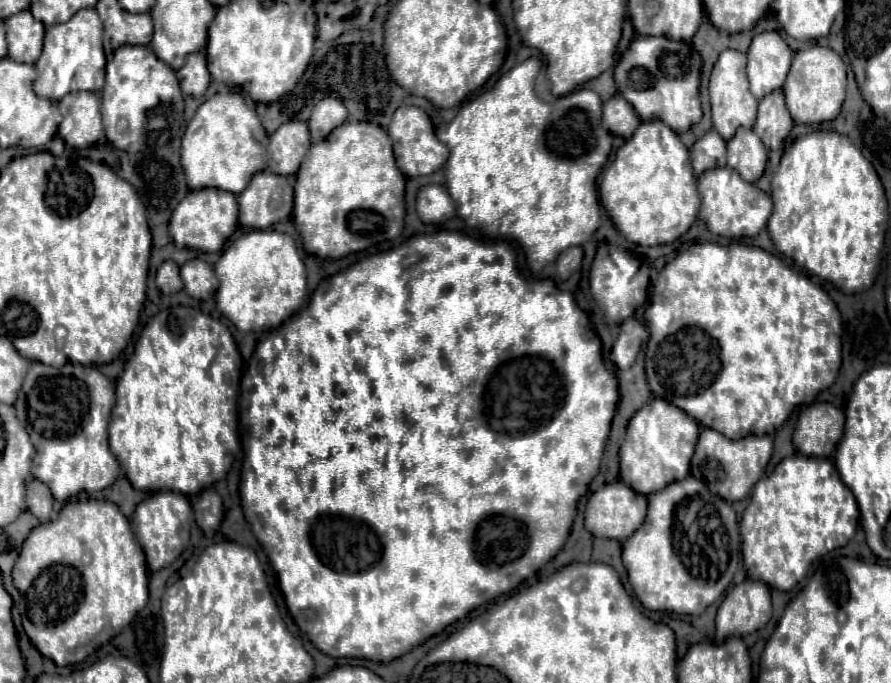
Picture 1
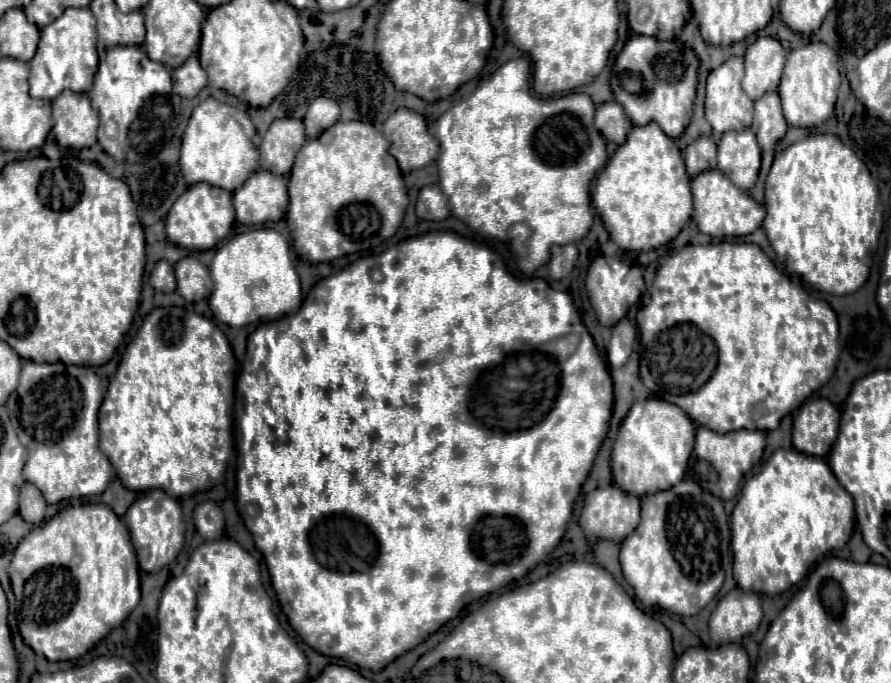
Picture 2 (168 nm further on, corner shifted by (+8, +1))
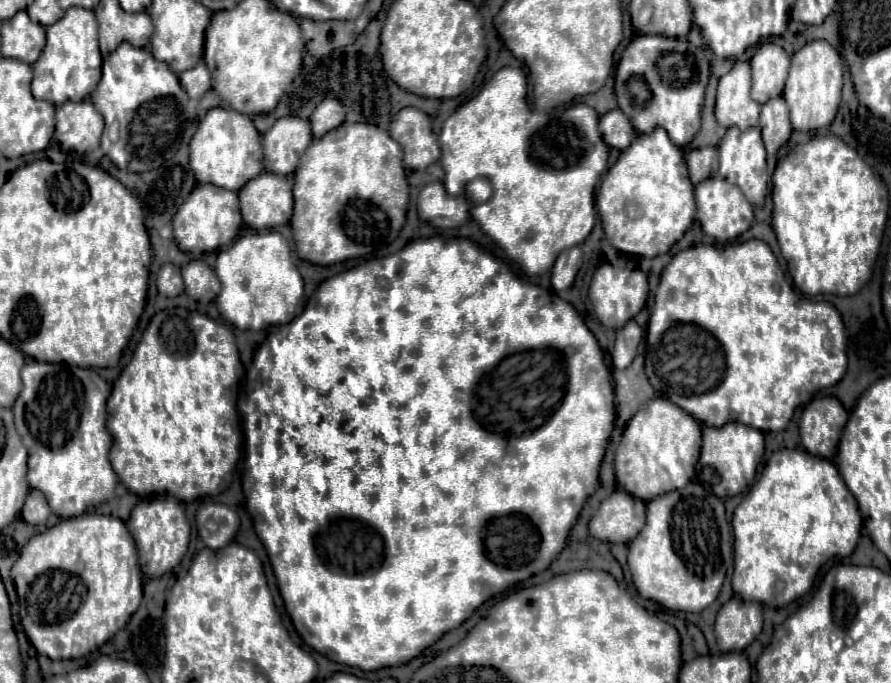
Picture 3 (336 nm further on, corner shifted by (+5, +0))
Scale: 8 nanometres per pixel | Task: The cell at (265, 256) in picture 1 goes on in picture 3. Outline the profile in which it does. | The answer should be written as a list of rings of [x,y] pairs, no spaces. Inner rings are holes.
[[[259,232],[237,238],[229,248],[221,250],[215,264],[215,274],[221,282],[221,294],[217,296],[217,310],[225,322],[241,330],[261,330],[271,324],[287,324],[297,316],[299,302],[303,298],[303,278],[291,262],[289,244],[279,232]]]

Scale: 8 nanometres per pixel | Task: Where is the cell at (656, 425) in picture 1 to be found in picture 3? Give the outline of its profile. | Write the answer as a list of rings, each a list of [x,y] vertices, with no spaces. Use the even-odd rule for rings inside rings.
[[[653,398],[639,408],[623,432],[623,440],[615,452],[617,482],[643,502],[683,488],[695,474],[699,448],[701,424],[667,398]]]

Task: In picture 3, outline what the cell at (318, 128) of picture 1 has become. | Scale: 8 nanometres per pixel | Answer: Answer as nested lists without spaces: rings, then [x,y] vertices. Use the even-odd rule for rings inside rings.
[[[325,98],[317,108],[313,110],[309,122],[313,128],[313,138],[321,138],[335,126],[339,126],[345,120],[345,108],[339,100],[335,98]]]

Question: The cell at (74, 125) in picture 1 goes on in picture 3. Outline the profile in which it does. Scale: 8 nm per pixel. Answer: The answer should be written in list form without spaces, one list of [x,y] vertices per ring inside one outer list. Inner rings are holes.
[[[89,98],[83,102],[65,102],[57,106],[55,118],[55,140],[61,144],[63,150],[87,154],[99,146],[103,116],[97,112]]]

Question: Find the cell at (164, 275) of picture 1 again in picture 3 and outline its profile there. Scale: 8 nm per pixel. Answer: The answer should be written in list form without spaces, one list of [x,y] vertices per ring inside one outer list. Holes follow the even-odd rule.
[[[163,264],[157,274],[157,290],[161,296],[179,296],[183,292],[181,270],[175,264]]]

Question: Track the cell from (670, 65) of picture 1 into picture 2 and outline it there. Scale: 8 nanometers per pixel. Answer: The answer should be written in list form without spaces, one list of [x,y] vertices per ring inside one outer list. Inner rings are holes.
[[[632,35],[614,63],[610,85],[614,99],[620,101],[626,117],[634,125],[656,121],[668,137],[676,139],[692,119],[698,85],[698,57],[680,41],[658,41],[656,37]]]

